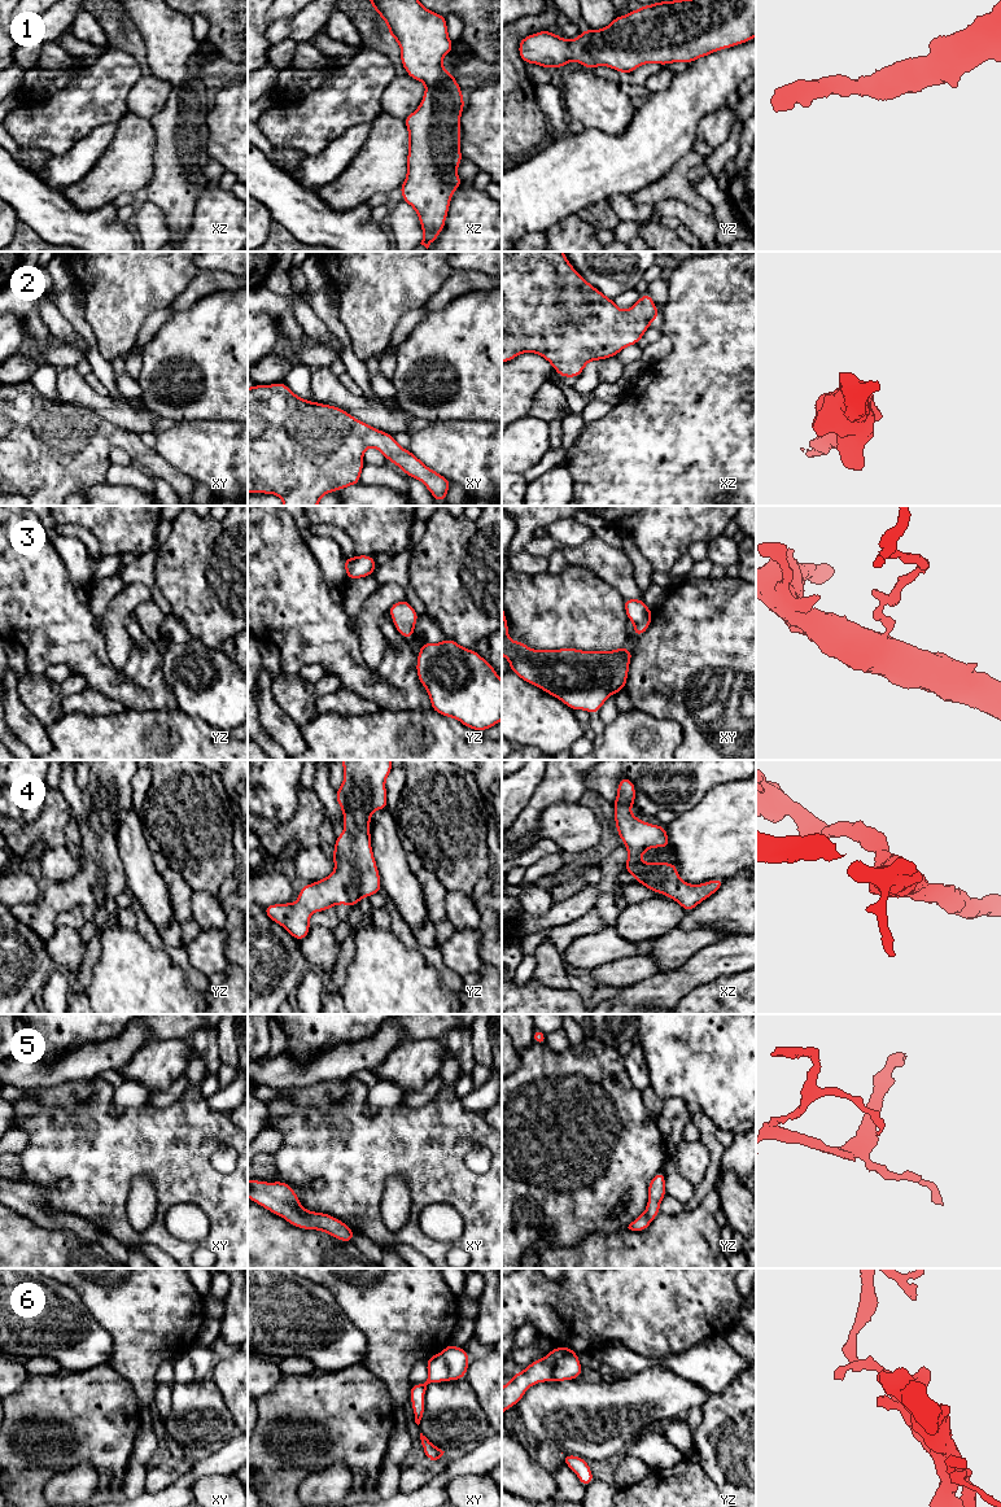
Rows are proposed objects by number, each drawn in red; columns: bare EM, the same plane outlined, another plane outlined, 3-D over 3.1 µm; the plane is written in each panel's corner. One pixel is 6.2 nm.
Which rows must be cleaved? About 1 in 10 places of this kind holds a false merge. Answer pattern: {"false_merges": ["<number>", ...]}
{"false_merges": ["6"]}

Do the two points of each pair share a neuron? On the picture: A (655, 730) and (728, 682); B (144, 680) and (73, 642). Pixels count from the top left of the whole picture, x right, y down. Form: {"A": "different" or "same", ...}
{"A": "different", "B": "same"}

